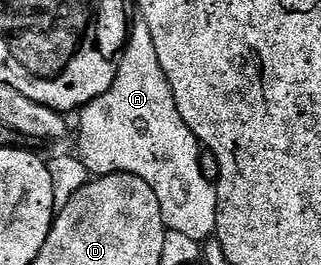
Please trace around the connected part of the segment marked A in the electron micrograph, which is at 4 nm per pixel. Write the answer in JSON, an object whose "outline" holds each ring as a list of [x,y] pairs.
{"outline":[[[138,25],[131,30],[128,36],[126,50],[122,53],[122,62],[118,64],[118,75],[114,78],[114,84],[103,95],[92,100],[87,107],[81,108],[78,117],[78,150],[76,150],[76,155],[82,160],[82,163],[87,167],[91,176],[97,177],[99,175],[117,175],[121,173],[123,175],[134,175],[137,179],[142,180],[153,191],[154,196],[157,197],[158,203],[161,205],[162,223],[165,224],[169,232],[182,234],[190,238],[190,240],[199,243],[205,242],[204,239],[209,236],[211,238],[217,232],[218,194],[211,194],[209,188],[206,187],[207,181],[205,181],[205,176],[203,175],[204,163],[202,163],[201,157],[198,156],[198,151],[200,152],[199,141],[195,135],[190,134],[188,125],[180,117],[174,95],[170,91],[165,73],[160,69],[160,61],[156,57],[154,42],[146,26]]]}

